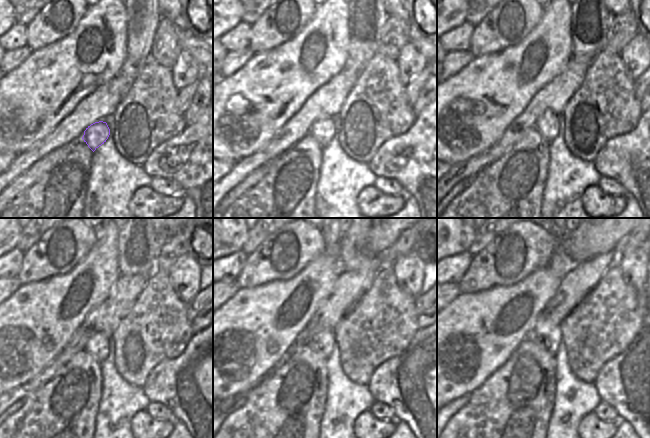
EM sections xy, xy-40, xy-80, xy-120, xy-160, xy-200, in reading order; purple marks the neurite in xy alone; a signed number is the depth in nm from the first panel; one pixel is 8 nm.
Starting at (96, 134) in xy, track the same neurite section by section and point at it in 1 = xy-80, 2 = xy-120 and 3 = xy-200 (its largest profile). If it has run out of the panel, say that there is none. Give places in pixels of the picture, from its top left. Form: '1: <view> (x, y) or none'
1: xy-80 (547, 125)
2: xy-120 (98, 346)
3: xy-200 (545, 333)

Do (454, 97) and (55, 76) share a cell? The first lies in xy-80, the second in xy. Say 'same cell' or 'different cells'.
same cell

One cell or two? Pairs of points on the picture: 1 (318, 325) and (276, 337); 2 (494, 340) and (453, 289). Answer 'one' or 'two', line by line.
1: two
2: two

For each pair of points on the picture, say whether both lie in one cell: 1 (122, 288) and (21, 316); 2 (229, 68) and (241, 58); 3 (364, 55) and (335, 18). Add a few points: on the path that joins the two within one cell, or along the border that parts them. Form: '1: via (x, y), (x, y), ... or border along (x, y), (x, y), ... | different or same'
1: border along (120, 276), (112, 291), (95, 307) | different
2: via (232, 65), (238, 59) | same
3: border along (348, 10), (348, 58) | different

